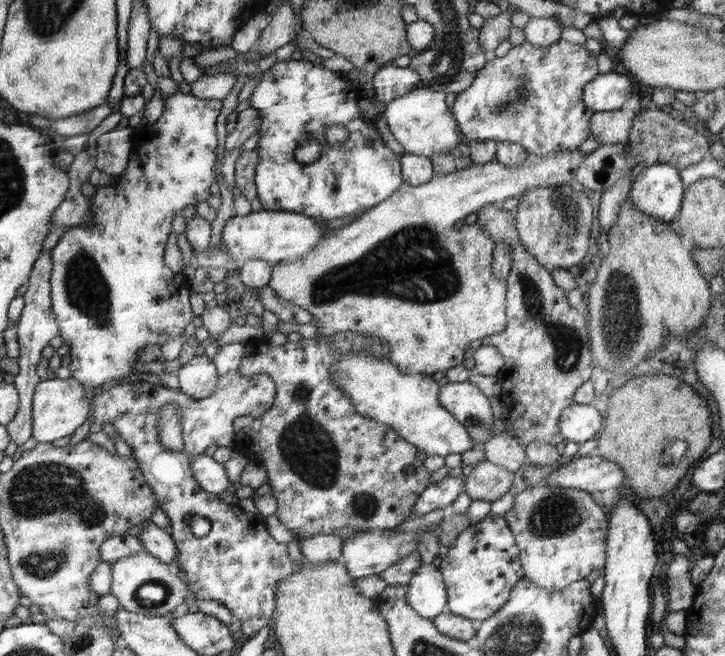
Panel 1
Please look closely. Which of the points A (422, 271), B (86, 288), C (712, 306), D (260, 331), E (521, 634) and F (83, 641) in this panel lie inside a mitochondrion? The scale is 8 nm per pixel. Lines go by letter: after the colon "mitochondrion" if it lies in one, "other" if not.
A: mitochondrion
B: mitochondrion
C: other
D: other
E: mitochondrion
F: mitochondrion

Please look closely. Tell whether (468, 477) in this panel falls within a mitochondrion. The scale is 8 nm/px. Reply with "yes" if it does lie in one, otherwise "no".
no

